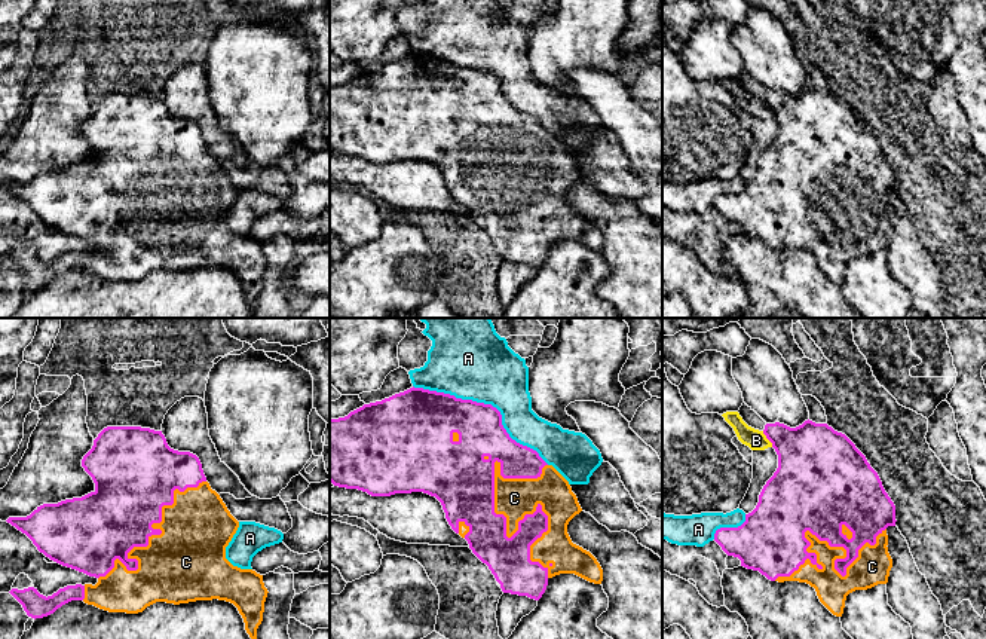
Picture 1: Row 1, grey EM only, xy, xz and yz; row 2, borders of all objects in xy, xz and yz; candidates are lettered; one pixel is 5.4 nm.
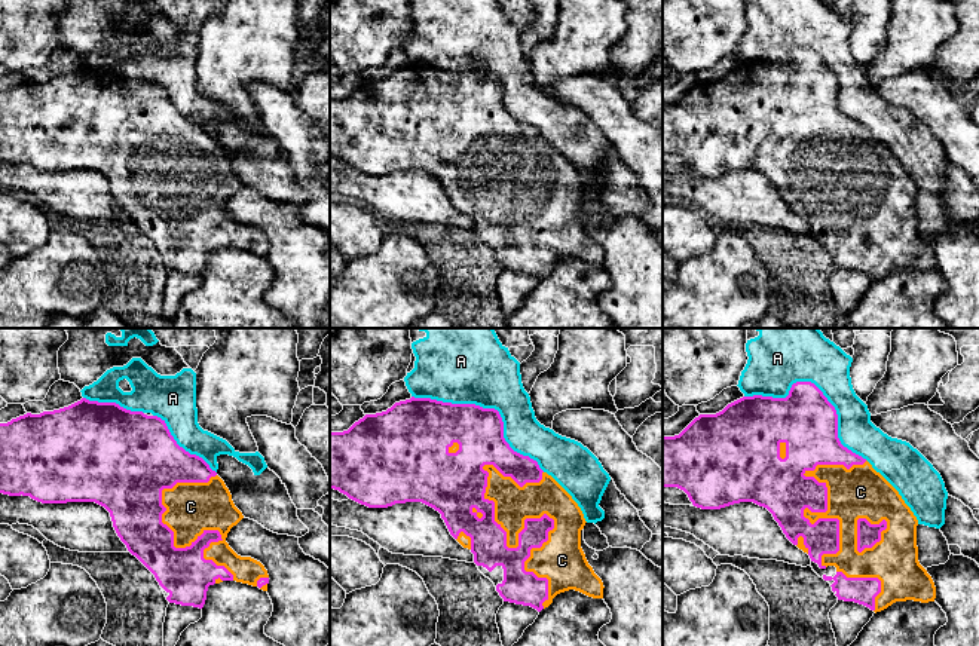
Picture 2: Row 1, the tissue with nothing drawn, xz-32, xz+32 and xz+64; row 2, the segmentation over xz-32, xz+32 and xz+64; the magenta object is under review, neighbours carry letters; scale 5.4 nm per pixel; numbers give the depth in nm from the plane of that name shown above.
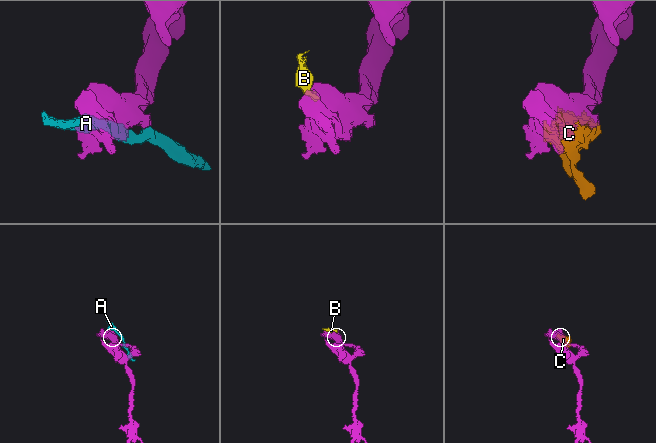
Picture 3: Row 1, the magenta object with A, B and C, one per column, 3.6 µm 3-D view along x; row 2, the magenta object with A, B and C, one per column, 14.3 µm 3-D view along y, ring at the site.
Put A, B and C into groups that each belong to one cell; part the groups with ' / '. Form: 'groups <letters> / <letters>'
groups A / B / C

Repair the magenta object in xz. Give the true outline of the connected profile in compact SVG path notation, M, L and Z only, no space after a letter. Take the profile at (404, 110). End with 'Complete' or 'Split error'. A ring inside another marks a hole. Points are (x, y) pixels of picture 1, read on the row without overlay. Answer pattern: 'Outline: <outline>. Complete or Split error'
Outline: M413 53L382 68L364 71L345 85L330 86L330 149L339 155L367 159L371 163L411 159L423 159L435 163L441 169L451 196L465 205L472 220L489 233L503 260L539 267L546 257L548 247L560 241L575 241L594 251L601 251L603 248L603 236L597 226L590 218L573 211L567 201L569 189L582 178L569 149L552 132L548 132L536 117L512 107L502 92L500 79L492 71L462 67L450 61Z. Split error

